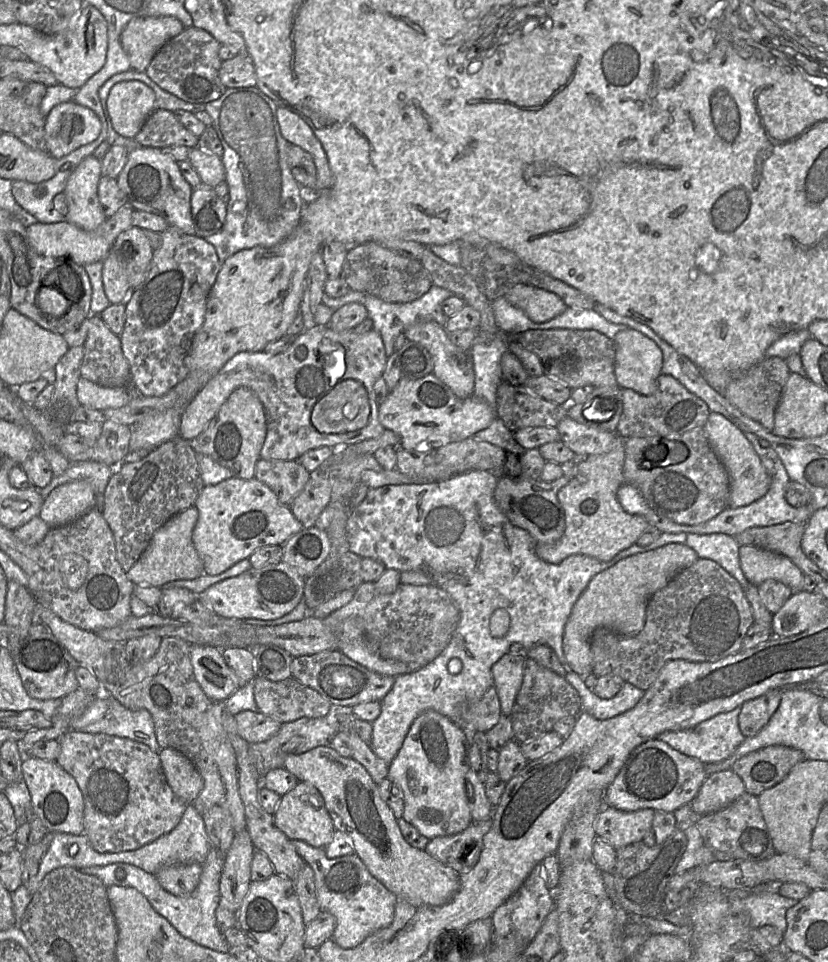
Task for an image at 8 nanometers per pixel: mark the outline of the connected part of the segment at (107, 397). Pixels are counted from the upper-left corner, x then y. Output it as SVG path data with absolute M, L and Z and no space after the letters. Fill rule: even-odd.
M80 377L77 383L77 399L81 406L95 410L121 408L136 395L132 386L107 388Z

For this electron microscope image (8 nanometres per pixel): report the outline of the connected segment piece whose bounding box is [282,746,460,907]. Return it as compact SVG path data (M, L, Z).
M321 746L321 747L316 747L300 755L288 756L284 761L282 768L292 773L298 779L299 782L307 782L312 786L314 786L319 791L319 793L323 797L325 808L331 817L335 831L344 833L350 839L353 845L354 854L361 859L361 861L365 864L365 866L369 870L369 872L380 883L382 883L391 893L393 893L400 901L408 902L411 905L417 907L440 906L449 902L453 898L453 896L458 892L460 888L460 874L455 872L453 869L443 865L441 862L437 861L436 859L432 858L424 850L414 848L406 842L406 840L403 838L401 834L401 831L397 824L397 820L394 817L393 812L380 797L377 784L374 783L374 781L371 779L371 777L369 776L365 768L360 763L356 762L351 757L344 758L338 755L338 753L336 753L329 746Z

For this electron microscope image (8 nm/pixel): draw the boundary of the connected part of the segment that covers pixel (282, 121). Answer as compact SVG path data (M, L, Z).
M278 107L276 115L282 136L312 156L317 170L317 189L329 189L333 184L333 174L325 151L311 127L299 115L286 108Z

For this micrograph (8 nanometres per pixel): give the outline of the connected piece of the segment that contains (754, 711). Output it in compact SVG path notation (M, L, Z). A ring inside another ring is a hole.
M773 689L741 705L738 721L744 737L752 737L766 726L778 709L782 694L782 689Z

